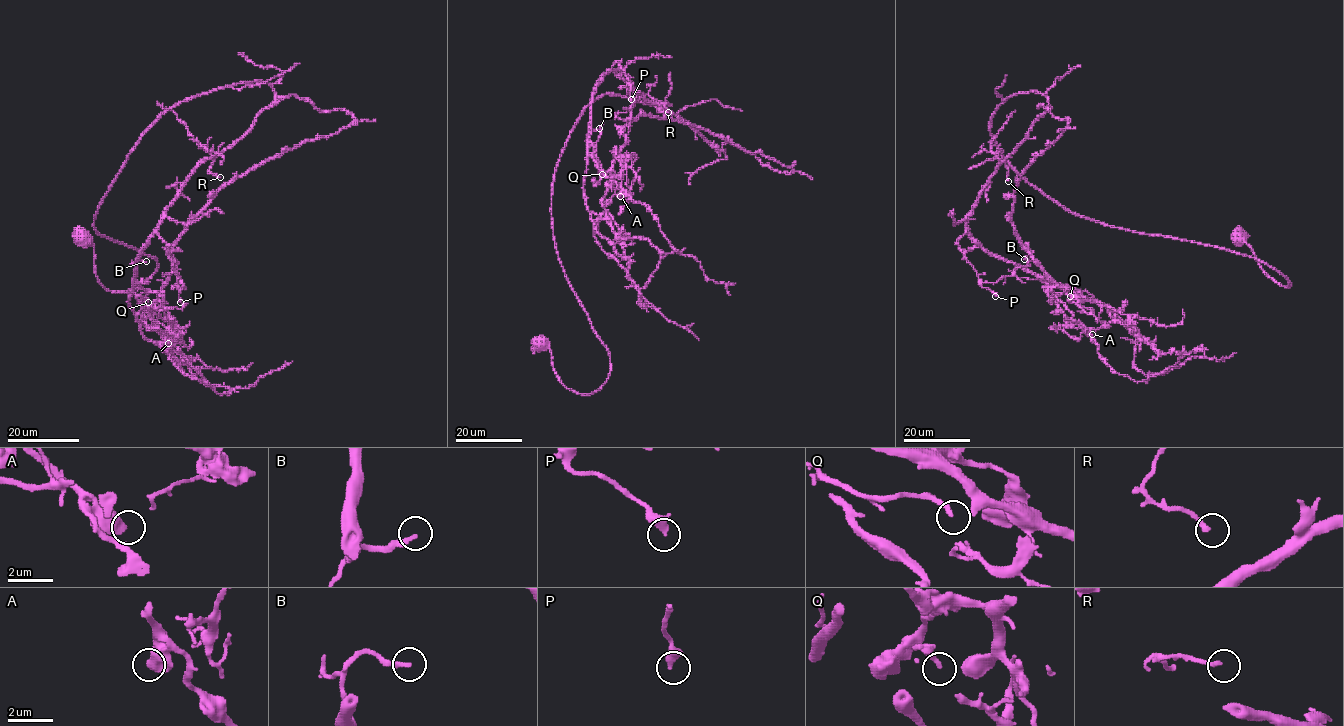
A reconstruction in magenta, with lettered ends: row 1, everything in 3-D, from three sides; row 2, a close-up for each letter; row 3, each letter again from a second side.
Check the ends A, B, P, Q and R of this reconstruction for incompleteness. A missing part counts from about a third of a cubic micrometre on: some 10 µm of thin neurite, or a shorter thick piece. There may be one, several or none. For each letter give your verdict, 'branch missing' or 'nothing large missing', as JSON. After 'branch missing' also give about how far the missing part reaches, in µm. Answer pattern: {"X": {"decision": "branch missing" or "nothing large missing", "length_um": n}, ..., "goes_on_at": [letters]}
{"A": {"decision": "nothing large missing"}, "B": {"decision": "nothing large missing"}, "P": {"decision": "nothing large missing"}, "Q": {"decision": "nothing large missing"}, "R": {"decision": "nothing large missing"}, "goes_on_at": []}

